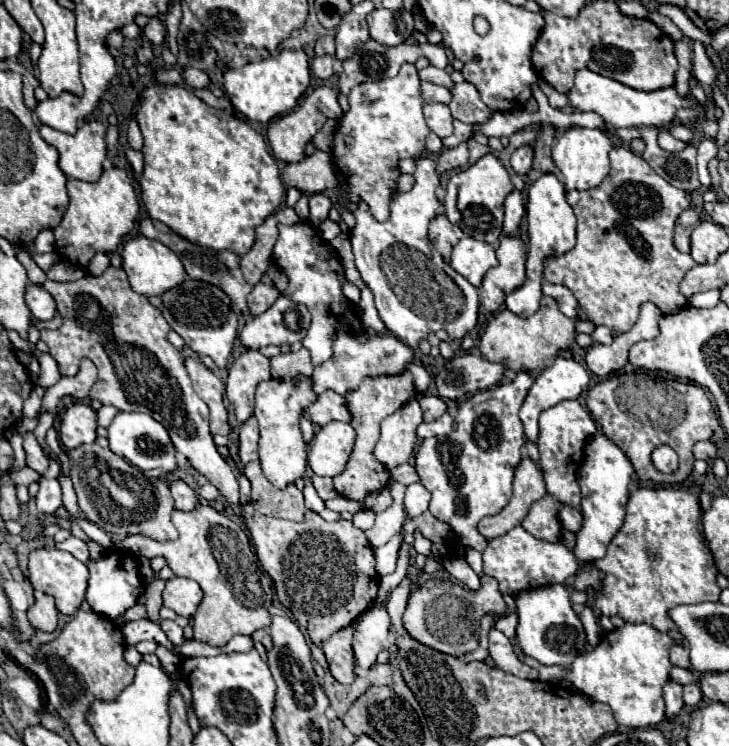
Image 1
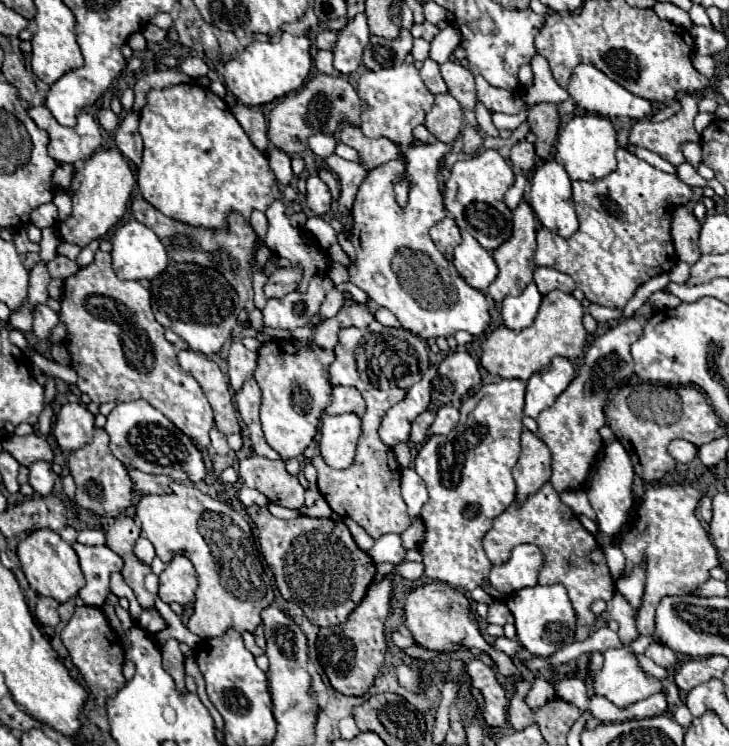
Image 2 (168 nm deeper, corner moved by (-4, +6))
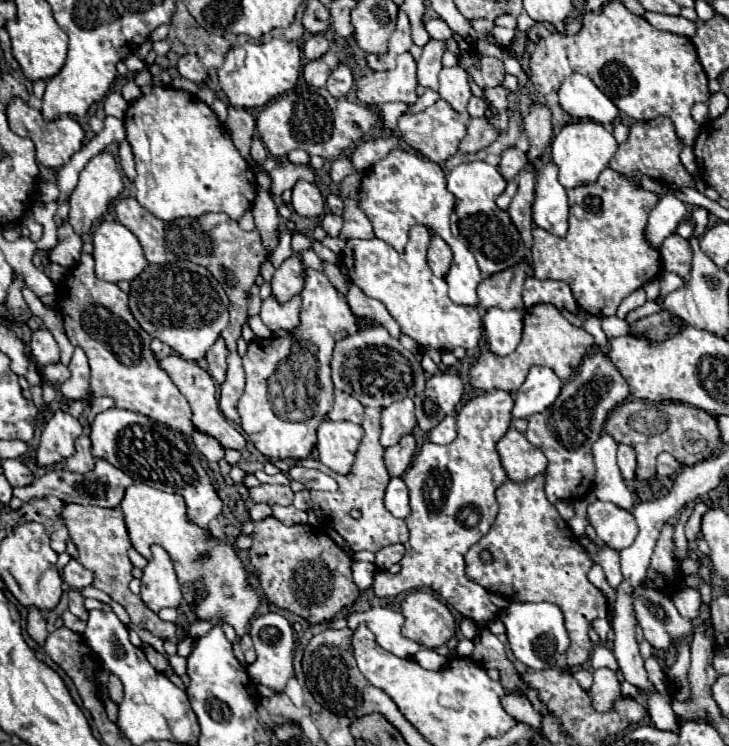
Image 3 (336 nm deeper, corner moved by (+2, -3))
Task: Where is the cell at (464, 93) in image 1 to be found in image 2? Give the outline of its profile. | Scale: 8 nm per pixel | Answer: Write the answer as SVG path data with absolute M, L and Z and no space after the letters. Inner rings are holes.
M476 76L476 92L478 100L490 112L504 112L504 114L518 114L522 108L522 100L508 90L490 86L482 76Z

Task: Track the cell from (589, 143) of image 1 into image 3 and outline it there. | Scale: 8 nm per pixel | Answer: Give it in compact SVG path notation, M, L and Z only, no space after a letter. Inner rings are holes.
M592 121L568 123L552 141L552 161L560 169L558 181L562 183L564 189L594 183L598 175L608 167L608 161L616 149L618 149L616 139L600 123L592 123Z

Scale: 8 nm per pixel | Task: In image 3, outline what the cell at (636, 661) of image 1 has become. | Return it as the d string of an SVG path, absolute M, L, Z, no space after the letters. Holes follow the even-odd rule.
M606 667L596 669L594 671L594 683L588 689L588 695L590 695L596 711L612 711L614 703L622 697L620 683L616 679L616 671L606 669Z

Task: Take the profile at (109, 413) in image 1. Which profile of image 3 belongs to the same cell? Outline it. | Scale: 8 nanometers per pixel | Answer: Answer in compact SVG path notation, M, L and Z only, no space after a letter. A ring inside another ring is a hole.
M96 397L90 401L90 413L88 413L88 421L92 423L94 417L106 409L112 409L114 407L114 401L110 397Z

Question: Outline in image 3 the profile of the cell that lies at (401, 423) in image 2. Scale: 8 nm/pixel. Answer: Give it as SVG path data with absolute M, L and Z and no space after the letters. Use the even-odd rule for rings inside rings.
M410 397L402 401L394 401L390 407L382 411L382 433L380 433L380 445L390 447L400 441L402 435L410 433L416 425L414 415L414 401Z

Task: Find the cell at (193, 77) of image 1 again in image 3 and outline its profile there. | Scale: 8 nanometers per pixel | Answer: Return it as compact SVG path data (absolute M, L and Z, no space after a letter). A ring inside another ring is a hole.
M182 55L178 59L178 73L194 83L202 83L206 77L206 69L202 67L200 59L196 55Z

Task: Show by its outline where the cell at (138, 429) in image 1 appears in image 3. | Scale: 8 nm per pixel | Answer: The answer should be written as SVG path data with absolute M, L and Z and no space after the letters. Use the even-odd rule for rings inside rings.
M112 407L100 415L96 415L92 423L92 455L98 459L108 461L110 465L126 471L134 481L168 491L168 493L180 493L186 499L188 505L188 517L208 527L208 523L220 515L222 501L216 495L214 487L210 485L208 473L204 471L200 457L192 453L192 445L188 439L184 439L182 433L168 429L160 423L154 423L142 413L118 409Z

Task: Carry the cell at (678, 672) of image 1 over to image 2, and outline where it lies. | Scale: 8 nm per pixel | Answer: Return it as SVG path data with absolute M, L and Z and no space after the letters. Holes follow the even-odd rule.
M644 654L638 656L638 661L640 667L647 673L659 678L666 679L668 674L665 668L655 664L650 658L646 657Z

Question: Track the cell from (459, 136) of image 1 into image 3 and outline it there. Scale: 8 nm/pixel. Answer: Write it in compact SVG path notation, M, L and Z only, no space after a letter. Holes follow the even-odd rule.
M414 225L410 229L410 239L402 253L378 237L348 239L342 251L342 265L348 269L350 281L368 297L382 301L402 333L416 339L422 347L434 347L440 351L452 351L454 347L474 349L482 337L482 319L476 307L450 301L446 281L436 277L426 263L428 243L430 229L426 225Z

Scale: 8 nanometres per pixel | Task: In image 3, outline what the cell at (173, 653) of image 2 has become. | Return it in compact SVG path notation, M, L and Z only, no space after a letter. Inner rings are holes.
M68 503L62 511L62 519L70 531L70 539L76 543L78 551L80 551L80 557L78 561L84 565L84 567L90 567L96 575L94 579L94 587L108 593L112 597L112 601L120 603L128 615L130 615L130 621L140 627L140 629L146 629L150 631L152 635L161 639L169 639L176 633L176 625L174 623L168 623L168 621L162 621L154 611L150 611L144 601L140 599L140 595L134 595L130 591L130 581L134 579L132 575L132 569L134 565L130 563L130 557L128 557L128 549L132 547L130 543L130 537L128 537L128 529L126 529L126 523L124 523L124 515L118 507L114 509L102 509L102 507L84 507L84 505L74 505L74 503Z

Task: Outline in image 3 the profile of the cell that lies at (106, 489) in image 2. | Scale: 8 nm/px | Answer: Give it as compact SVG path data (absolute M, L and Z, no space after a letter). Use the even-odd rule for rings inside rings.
M86 435L78 437L76 439L76 453L66 459L66 471L72 471L72 473L88 473L94 469L94 455L92 455L92 443Z

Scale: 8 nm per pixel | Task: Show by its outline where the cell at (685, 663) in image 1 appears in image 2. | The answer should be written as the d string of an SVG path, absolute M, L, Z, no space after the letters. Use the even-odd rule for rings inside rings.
M650 644L644 654L646 654L650 660L654 660L658 666L668 668L668 670L676 664L676 654L674 654L674 650L670 650L670 648L662 646L662 644Z

